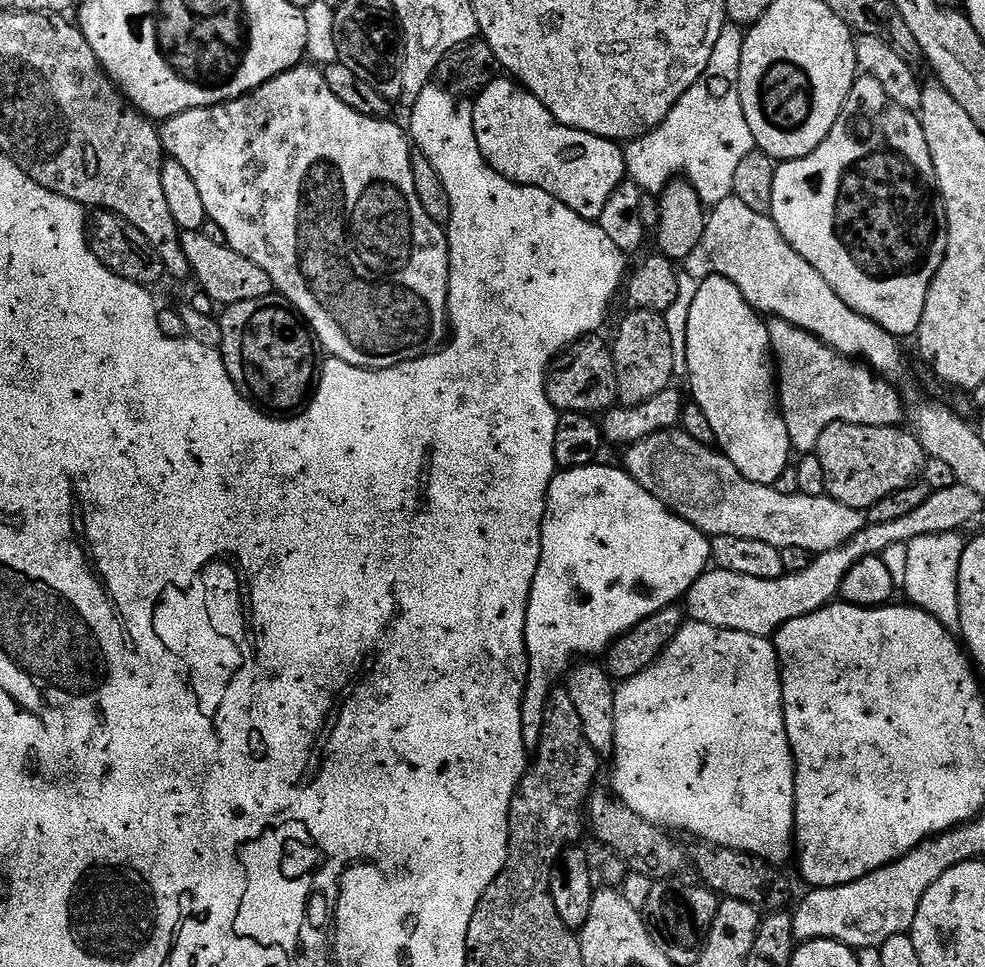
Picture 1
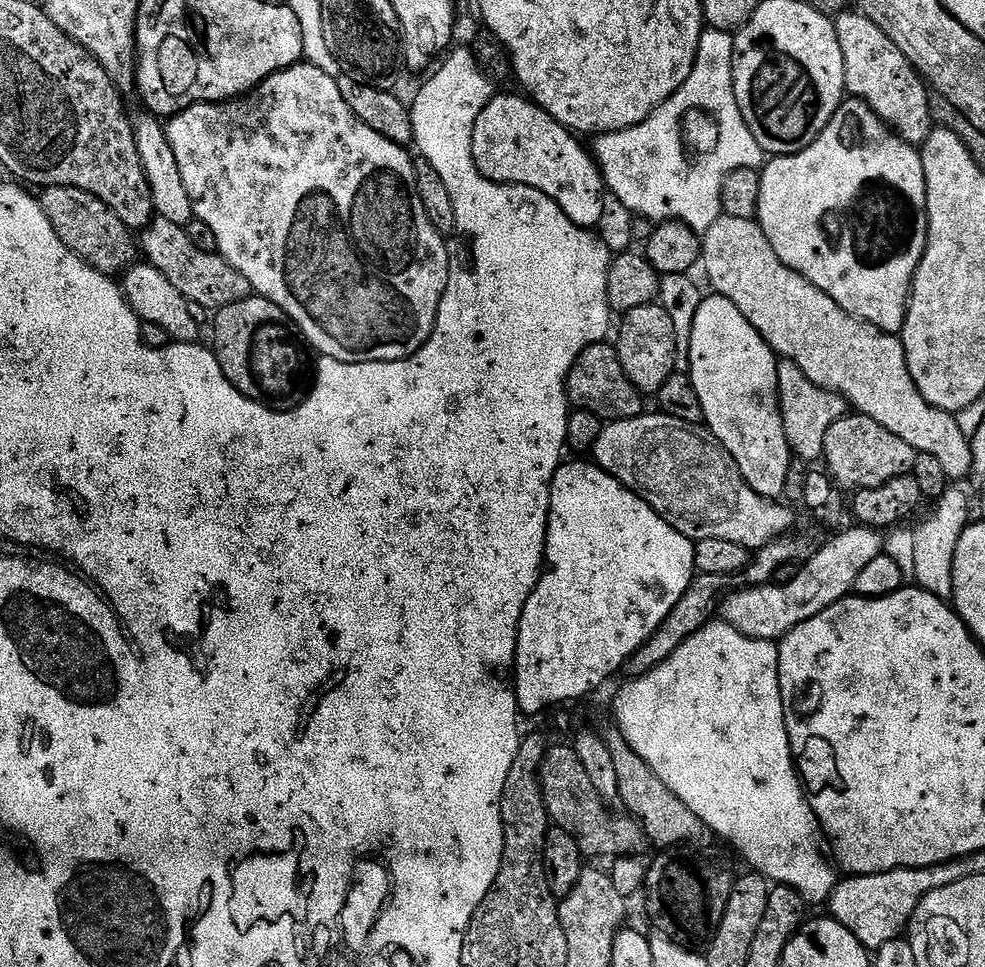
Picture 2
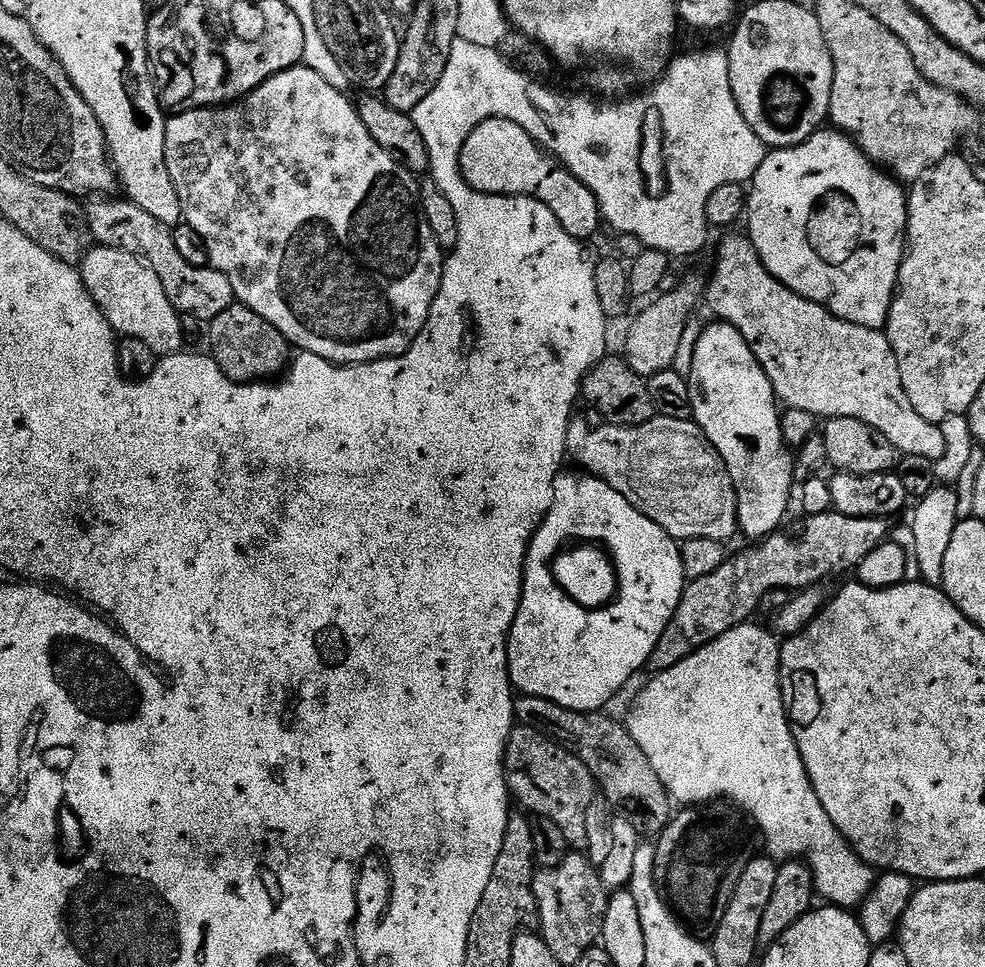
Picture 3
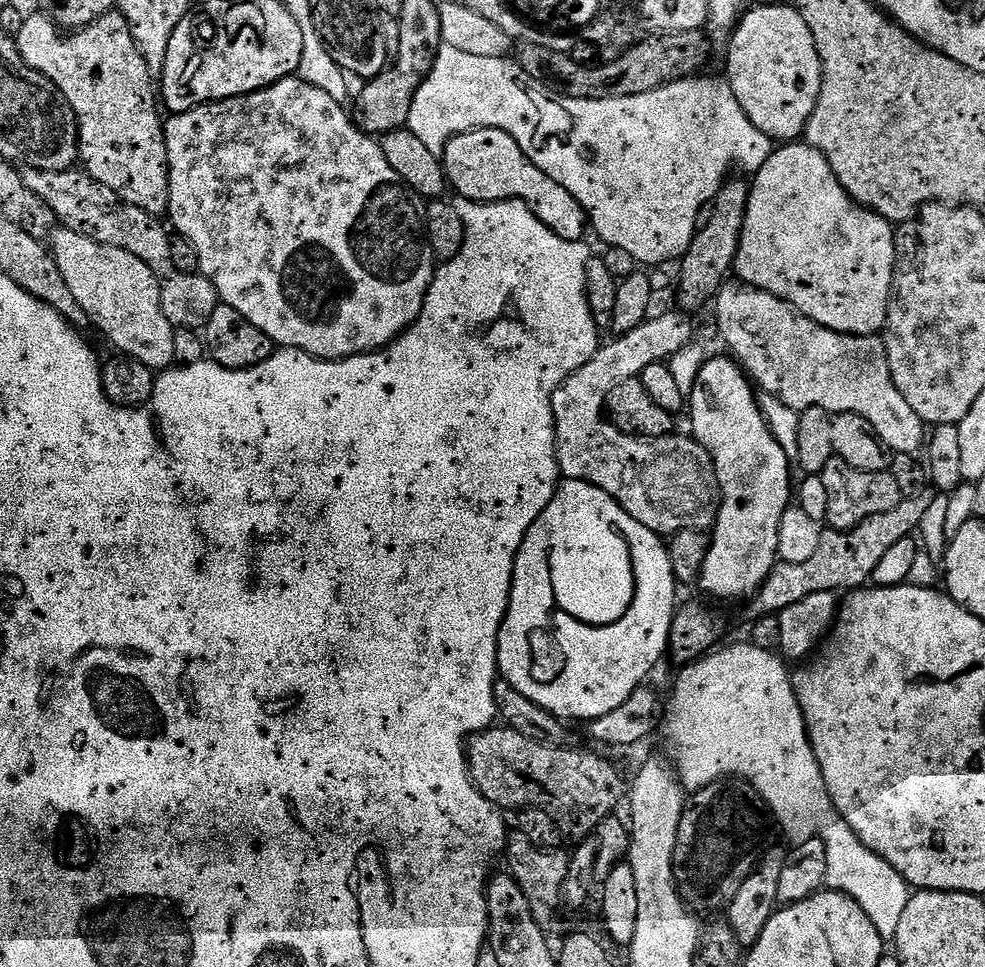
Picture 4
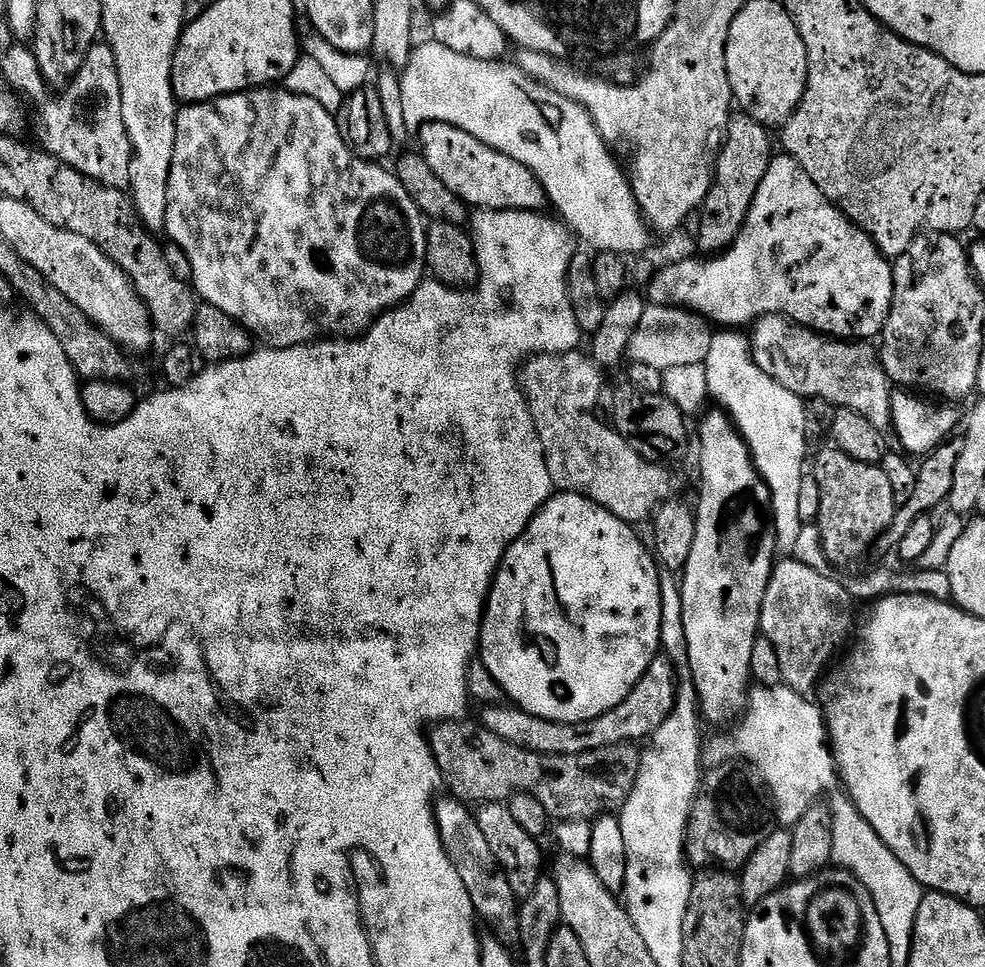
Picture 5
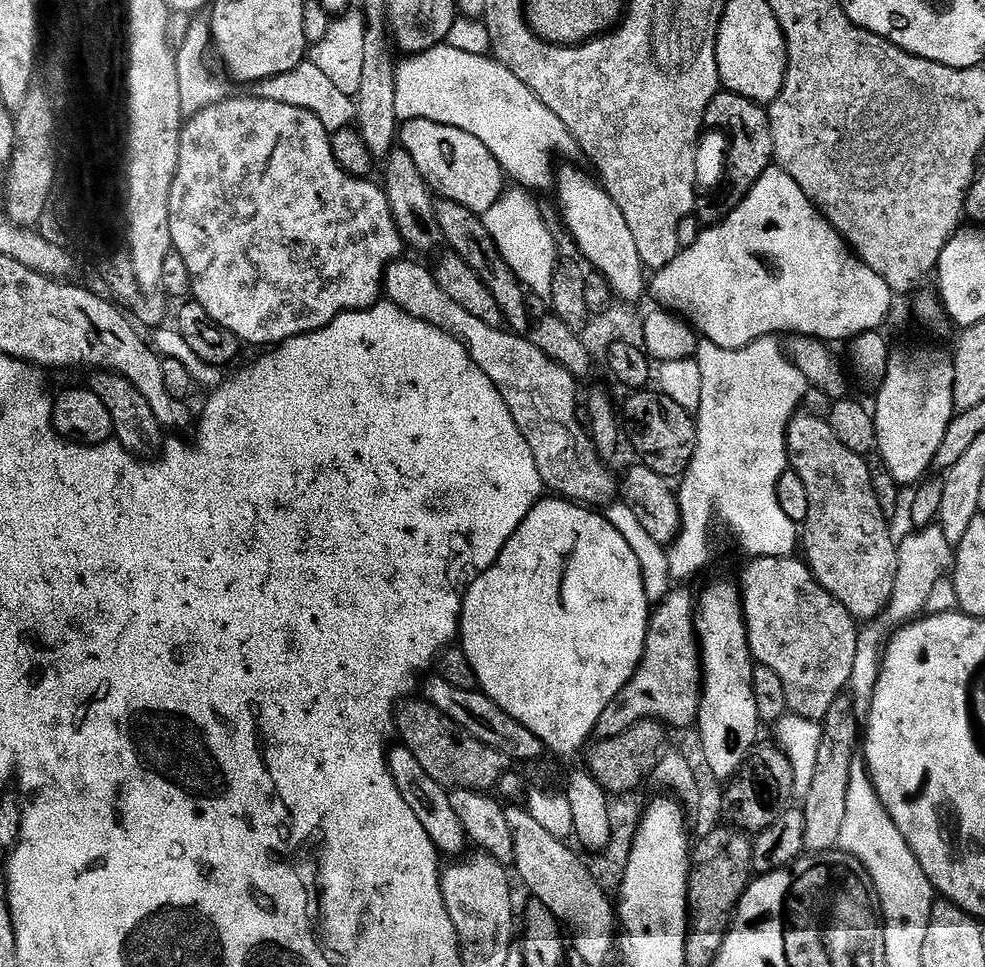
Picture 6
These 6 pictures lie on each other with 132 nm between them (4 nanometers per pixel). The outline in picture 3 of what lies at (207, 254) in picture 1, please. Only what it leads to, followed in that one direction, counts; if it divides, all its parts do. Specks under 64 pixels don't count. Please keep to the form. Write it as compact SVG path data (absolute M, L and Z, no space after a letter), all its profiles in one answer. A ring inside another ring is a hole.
M92 198L86 204L86 223L91 237L97 245L106 248L120 248L139 256L144 263L150 265L154 274L162 282L166 290L166 298L175 306L177 312L185 317L193 316L196 320L210 322L222 314L222 310L237 303L234 286L230 286L230 278L211 266L199 268L190 266L182 254L178 254L178 246L174 246L172 228L148 214L146 210L127 198Z

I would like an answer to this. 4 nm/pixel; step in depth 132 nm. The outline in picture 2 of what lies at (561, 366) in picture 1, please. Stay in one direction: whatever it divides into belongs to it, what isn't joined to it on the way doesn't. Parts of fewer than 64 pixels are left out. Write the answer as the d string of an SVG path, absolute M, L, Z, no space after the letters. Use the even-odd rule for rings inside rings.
M611 343L592 344L582 350L570 370L566 387L569 405L581 412L594 414L599 420L615 422L645 415L645 397L630 382L630 378L626 378L626 370L622 370L622 362Z

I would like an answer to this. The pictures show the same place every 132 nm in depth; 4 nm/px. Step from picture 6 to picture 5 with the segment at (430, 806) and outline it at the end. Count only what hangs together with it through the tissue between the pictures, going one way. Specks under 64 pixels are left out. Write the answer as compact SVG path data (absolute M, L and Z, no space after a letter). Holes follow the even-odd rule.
M453 796L439 797L434 804L436 825L439 837L442 838L443 849L446 850L450 862L458 870L462 886L466 886L466 894L470 894L470 902L476 908L479 919L489 924L491 935L506 945L516 946L520 943L520 910L518 898L514 890L510 890L510 882L498 866L497 858L491 853L491 847L478 827L476 815L463 801Z

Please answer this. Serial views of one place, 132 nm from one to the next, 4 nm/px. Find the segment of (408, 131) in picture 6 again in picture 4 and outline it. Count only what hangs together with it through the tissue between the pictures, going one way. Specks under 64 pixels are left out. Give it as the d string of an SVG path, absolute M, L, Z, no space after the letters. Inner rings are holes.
M478 128L455 136L444 148L442 157L444 174L448 177L451 191L465 200L476 200L479 204L492 204L496 200L522 200L558 238L584 240L590 232L588 215L584 207L566 190L558 186L550 174L542 174L534 162L514 142L506 130Z

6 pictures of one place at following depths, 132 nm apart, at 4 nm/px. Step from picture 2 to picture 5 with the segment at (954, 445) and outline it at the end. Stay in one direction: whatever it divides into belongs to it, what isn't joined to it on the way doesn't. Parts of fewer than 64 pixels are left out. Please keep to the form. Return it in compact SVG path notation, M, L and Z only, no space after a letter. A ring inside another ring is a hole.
M762 316L751 325L750 347L754 363L766 370L774 382L786 386L786 390L809 400L826 398L826 402L836 405L837 409L854 410L862 414L866 422L879 428L887 429L891 425L894 385L882 366L879 351L871 343L825 336L823 332L813 332L810 328L795 324L786 316Z

